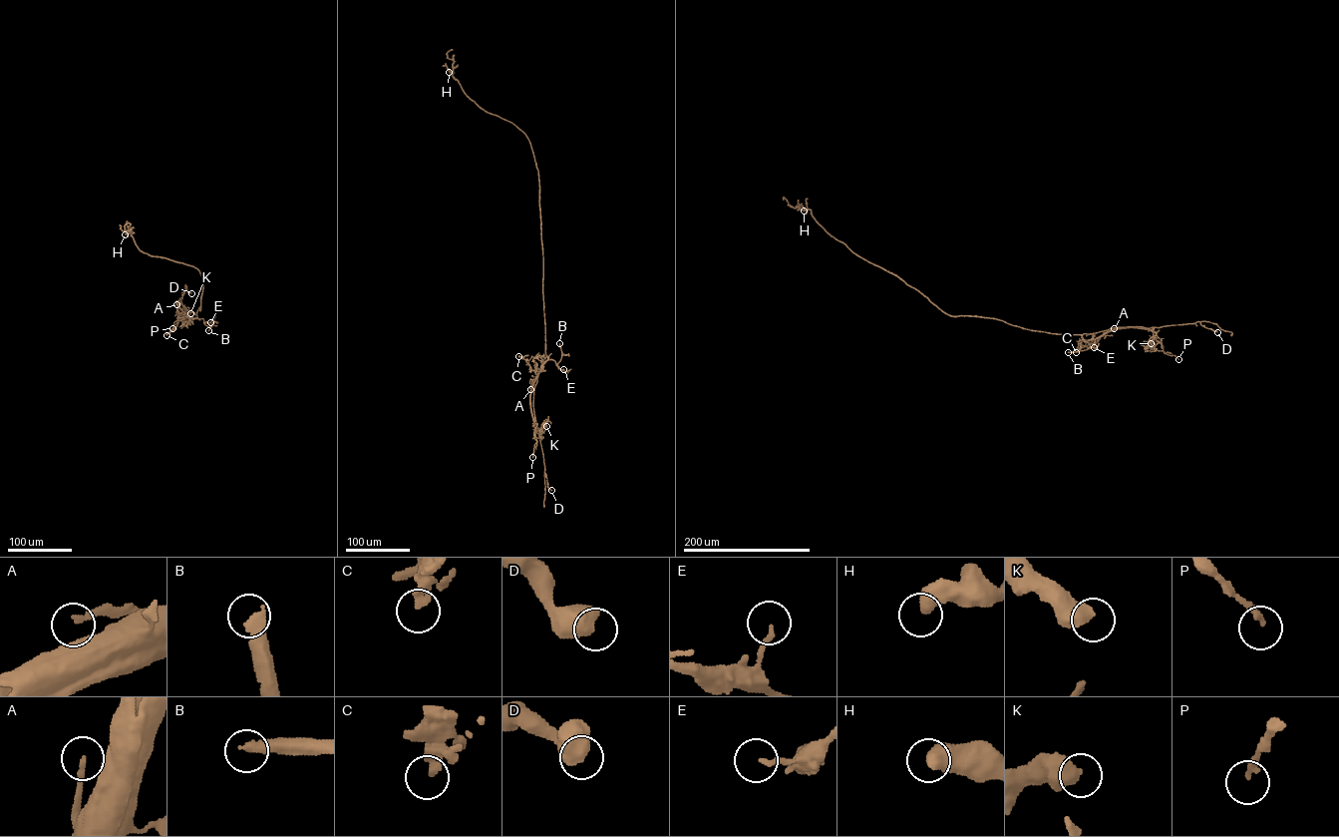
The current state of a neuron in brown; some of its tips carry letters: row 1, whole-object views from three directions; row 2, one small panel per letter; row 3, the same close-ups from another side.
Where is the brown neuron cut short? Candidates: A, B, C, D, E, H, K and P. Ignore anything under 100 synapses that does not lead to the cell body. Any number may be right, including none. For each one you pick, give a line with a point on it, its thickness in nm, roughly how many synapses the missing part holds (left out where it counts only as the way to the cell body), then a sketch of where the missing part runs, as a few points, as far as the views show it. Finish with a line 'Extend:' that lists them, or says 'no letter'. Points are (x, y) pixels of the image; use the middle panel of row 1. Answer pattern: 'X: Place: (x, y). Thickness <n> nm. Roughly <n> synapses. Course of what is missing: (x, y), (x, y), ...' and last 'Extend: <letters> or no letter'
B: Place: (559, 343). Thickness 420 nm. Course of what is missing: (559, 343), (559, 327)
Extend: B

